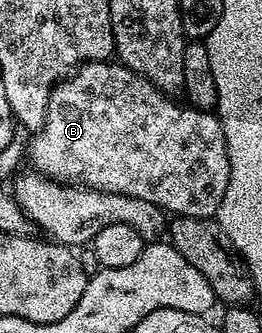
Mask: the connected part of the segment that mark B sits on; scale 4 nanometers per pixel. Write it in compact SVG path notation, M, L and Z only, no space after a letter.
M91 60L70 73L69 76L58 81L50 91L48 110L42 127L33 133L30 140L30 154L28 150L29 167L33 171L49 176L52 180L63 182L77 182L79 185L95 188L101 192L112 194L128 194L132 198L144 198L144 202L152 202L156 207L167 214L174 216L191 216L201 220L213 217L217 213L220 202L224 198L224 190L228 188L230 177L230 163L228 162L228 146L224 142L224 130L213 111L204 108L187 106L185 103L177 104L177 99L171 98L167 93L160 91L150 80L136 74L131 68L121 62L107 62L105 60Z

